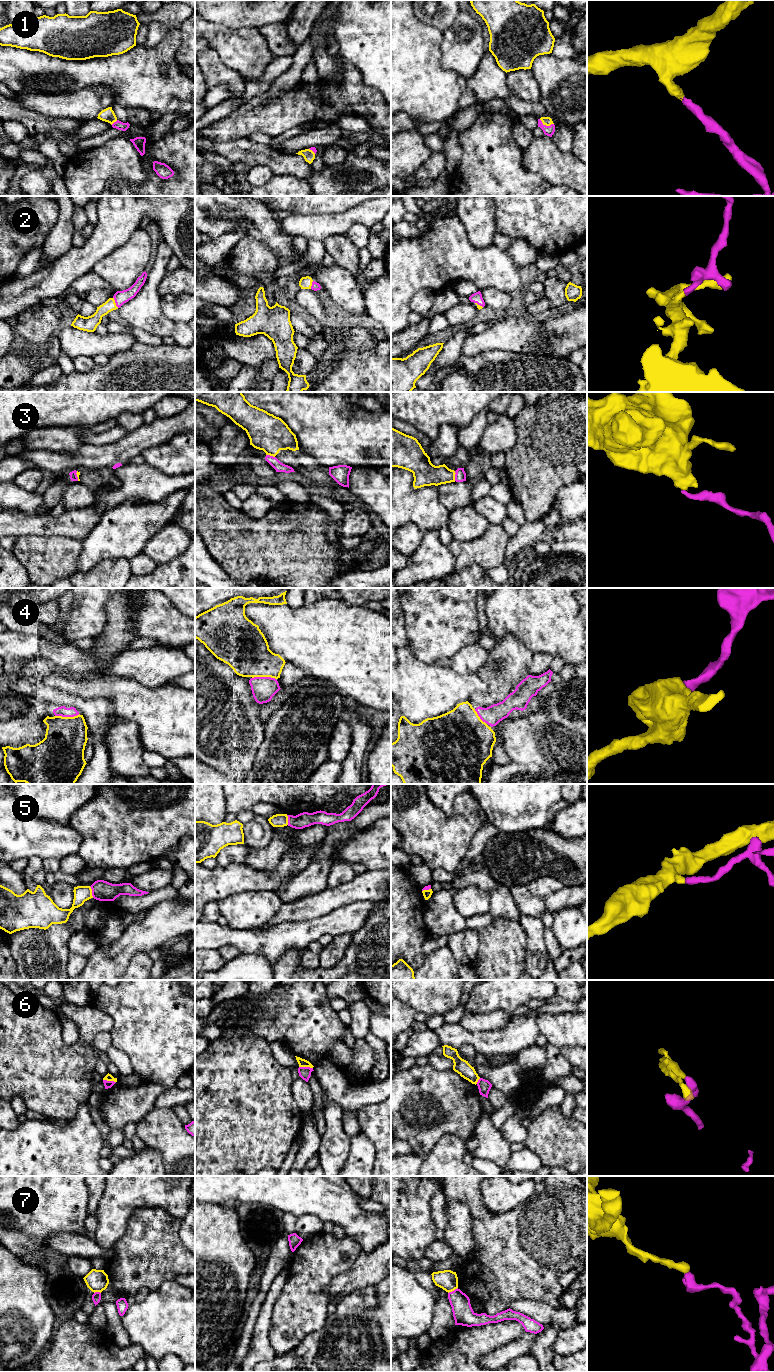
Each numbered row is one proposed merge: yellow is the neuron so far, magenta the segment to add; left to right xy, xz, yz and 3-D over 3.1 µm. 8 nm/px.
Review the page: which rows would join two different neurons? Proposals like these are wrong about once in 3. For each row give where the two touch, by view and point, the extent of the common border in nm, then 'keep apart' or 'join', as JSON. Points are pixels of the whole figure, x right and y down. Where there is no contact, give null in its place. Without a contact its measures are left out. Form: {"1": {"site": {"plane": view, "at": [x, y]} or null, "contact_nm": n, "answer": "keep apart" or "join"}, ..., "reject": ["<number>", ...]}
{"1": {"site": {"plane": "yz", "at": [546, 125]}, "contact_nm": 130, "answer": "join"}, "2": {"site": {"plane": "xy", "at": [114, 302]}, "contact_nm": 100, "answer": "join"}, "3": {"site": {"plane": "yz", "at": [454, 476]}, "contact_nm": 80, "answer": "keep apart"}, "4": {"site": {"plane": "xy", "at": [67, 717]}, "contact_nm": 200, "answer": "join"}, "5": {"site": {"plane": "xy", "at": [91, 892]}, "contact_nm": 100, "answer": "keep apart"}, "6": {"site": {"plane": "xz", "at": [306, 1066]}, "contact_nm": 110, "answer": "keep apart"}, "7": {"site": {"plane": "yz", "at": [452, 1290]}, "contact_nm": 90, "answer": "keep apart"}, "reject": ["3", "5", "6", "7"]}

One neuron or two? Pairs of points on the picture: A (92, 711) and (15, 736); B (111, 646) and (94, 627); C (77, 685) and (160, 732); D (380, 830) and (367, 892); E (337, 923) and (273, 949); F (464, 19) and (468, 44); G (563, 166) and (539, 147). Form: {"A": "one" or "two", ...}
{"A": "two", "B": "two", "C": "one", "D": "two", "E": "one", "F": "one", "G": "one"}

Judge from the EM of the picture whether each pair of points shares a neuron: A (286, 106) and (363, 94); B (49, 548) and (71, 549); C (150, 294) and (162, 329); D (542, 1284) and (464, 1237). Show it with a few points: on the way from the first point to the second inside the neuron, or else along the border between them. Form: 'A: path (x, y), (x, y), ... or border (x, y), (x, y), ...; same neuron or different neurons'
A: path (305, 106), (333, 108), (344, 97); same neuron
B: path (54, 549), (66, 549); same neuron
C: path (150, 303), (150, 317), (153, 320); same neuron
D: border (471, 1221), (476, 1246); different neurons

